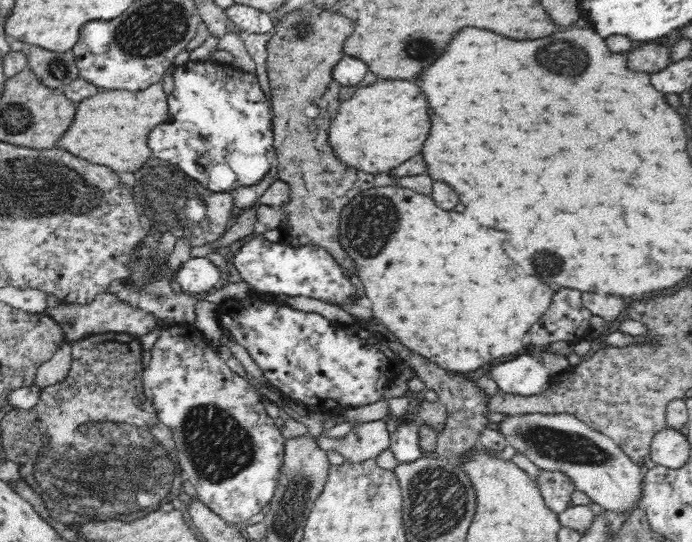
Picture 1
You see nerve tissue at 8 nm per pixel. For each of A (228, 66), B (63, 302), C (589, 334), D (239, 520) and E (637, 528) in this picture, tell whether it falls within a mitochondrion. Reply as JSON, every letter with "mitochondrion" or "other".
{"A":"other","B":"other","C":"other","D":"other","E":"other"}

